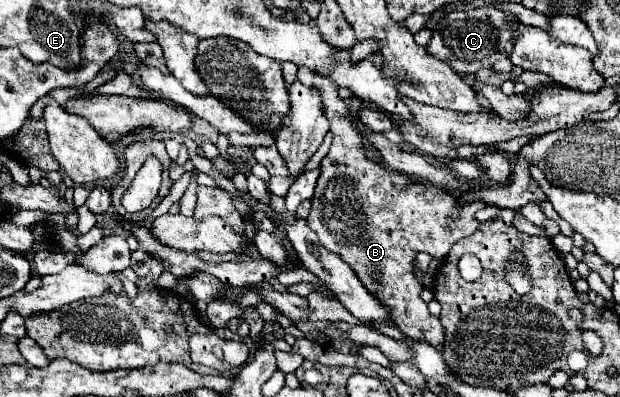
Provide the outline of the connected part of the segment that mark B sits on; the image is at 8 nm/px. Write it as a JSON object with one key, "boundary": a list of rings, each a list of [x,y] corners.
{"boundary":[[[299,69],[299,81],[307,85],[315,85],[321,91],[321,107],[325,117],[331,123],[331,135],[333,143],[327,153],[327,157],[321,161],[321,175],[315,185],[315,193],[311,197],[311,213],[307,217],[309,227],[319,235],[319,241],[323,247],[329,251],[337,253],[351,265],[351,269],[357,273],[361,279],[363,287],[381,303],[389,309],[391,319],[397,323],[397,327],[409,335],[411,339],[425,341],[433,345],[439,353],[443,351],[443,341],[445,341],[445,329],[439,321],[439,317],[433,317],[427,309],[427,303],[421,299],[423,285],[415,279],[413,275],[413,257],[419,251],[425,251],[429,255],[437,255],[439,259],[445,259],[451,245],[457,243],[463,237],[469,237],[473,231],[477,231],[479,221],[475,221],[475,211],[477,205],[463,205],[457,207],[457,195],[449,193],[443,187],[437,187],[433,183],[419,183],[411,181],[405,173],[397,173],[389,167],[379,167],[373,165],[371,161],[365,161],[365,155],[361,153],[363,149],[363,135],[351,121],[351,113],[347,105],[339,99],[337,95],[337,83],[331,81],[329,77],[313,75],[309,69]]]}

